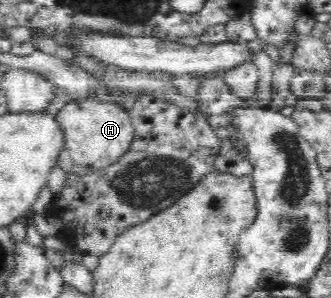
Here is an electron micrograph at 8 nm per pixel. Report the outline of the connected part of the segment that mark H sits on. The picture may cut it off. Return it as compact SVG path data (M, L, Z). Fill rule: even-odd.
M73 100L57 114L65 130L66 147L59 155L59 167L69 176L91 176L113 166L130 151L135 140L131 117L120 106L109 100Z

